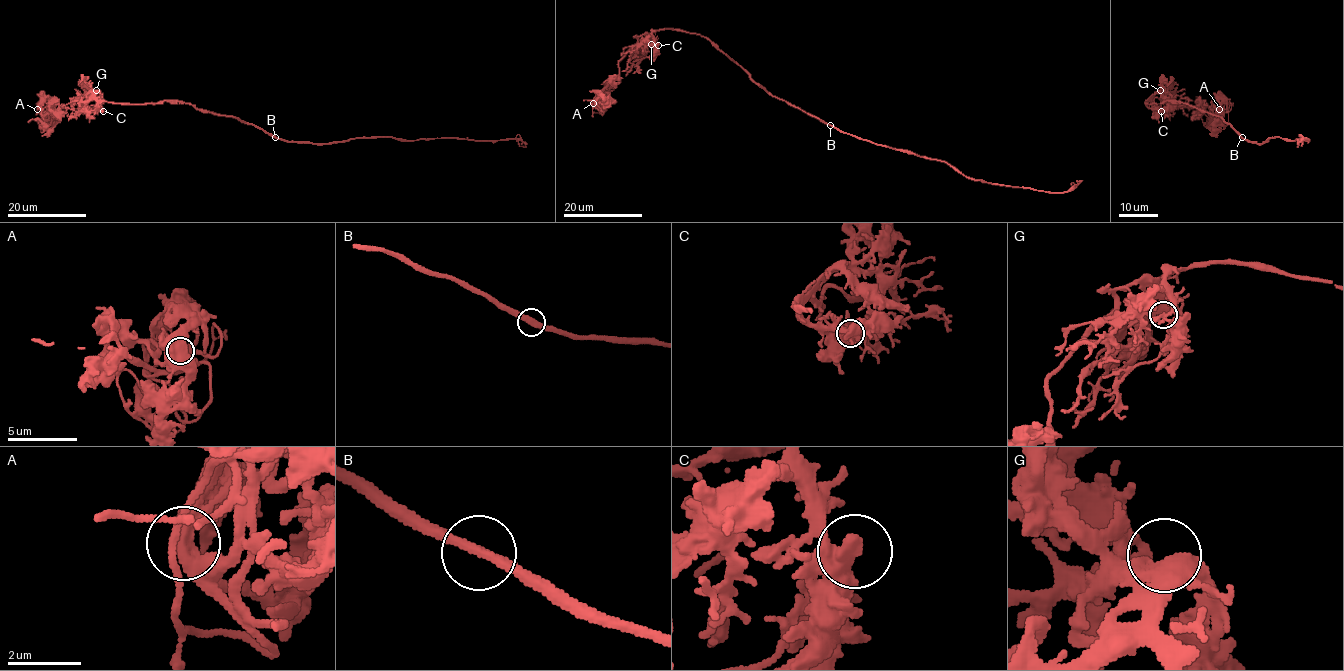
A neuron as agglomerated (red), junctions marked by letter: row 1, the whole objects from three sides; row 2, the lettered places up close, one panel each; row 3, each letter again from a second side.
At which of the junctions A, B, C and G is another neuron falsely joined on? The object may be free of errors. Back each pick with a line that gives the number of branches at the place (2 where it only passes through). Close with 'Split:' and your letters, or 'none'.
A: 2
Split: A

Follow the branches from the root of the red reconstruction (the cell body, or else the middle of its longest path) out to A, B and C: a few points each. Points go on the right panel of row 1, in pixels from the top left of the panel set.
A: (1228, 123), (1188, 104), (1145, 103), (1158, 98), (1179, 107), (1196, 108), (1203, 103), (1209, 109), (1219, 109)
B: (1228, 123), (1242, 137)
C: (1228, 123), (1220, 116), (1201, 112), (1188, 104), (1145, 103), (1161, 111)

